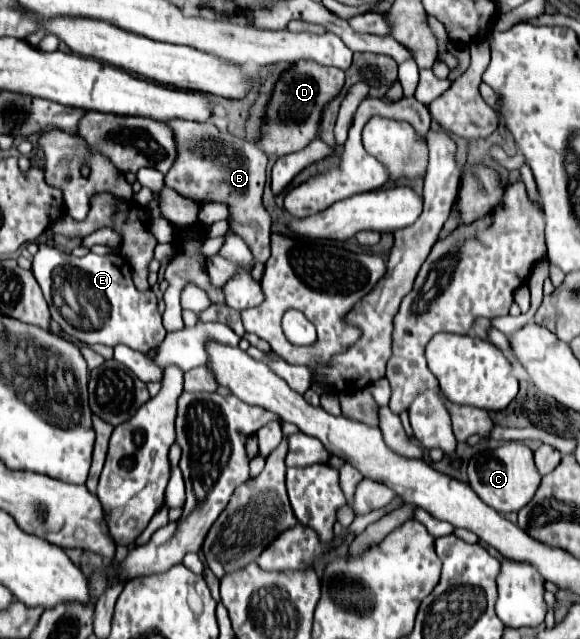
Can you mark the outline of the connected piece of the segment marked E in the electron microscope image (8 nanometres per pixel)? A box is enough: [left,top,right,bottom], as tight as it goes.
[33,244,165,354]

